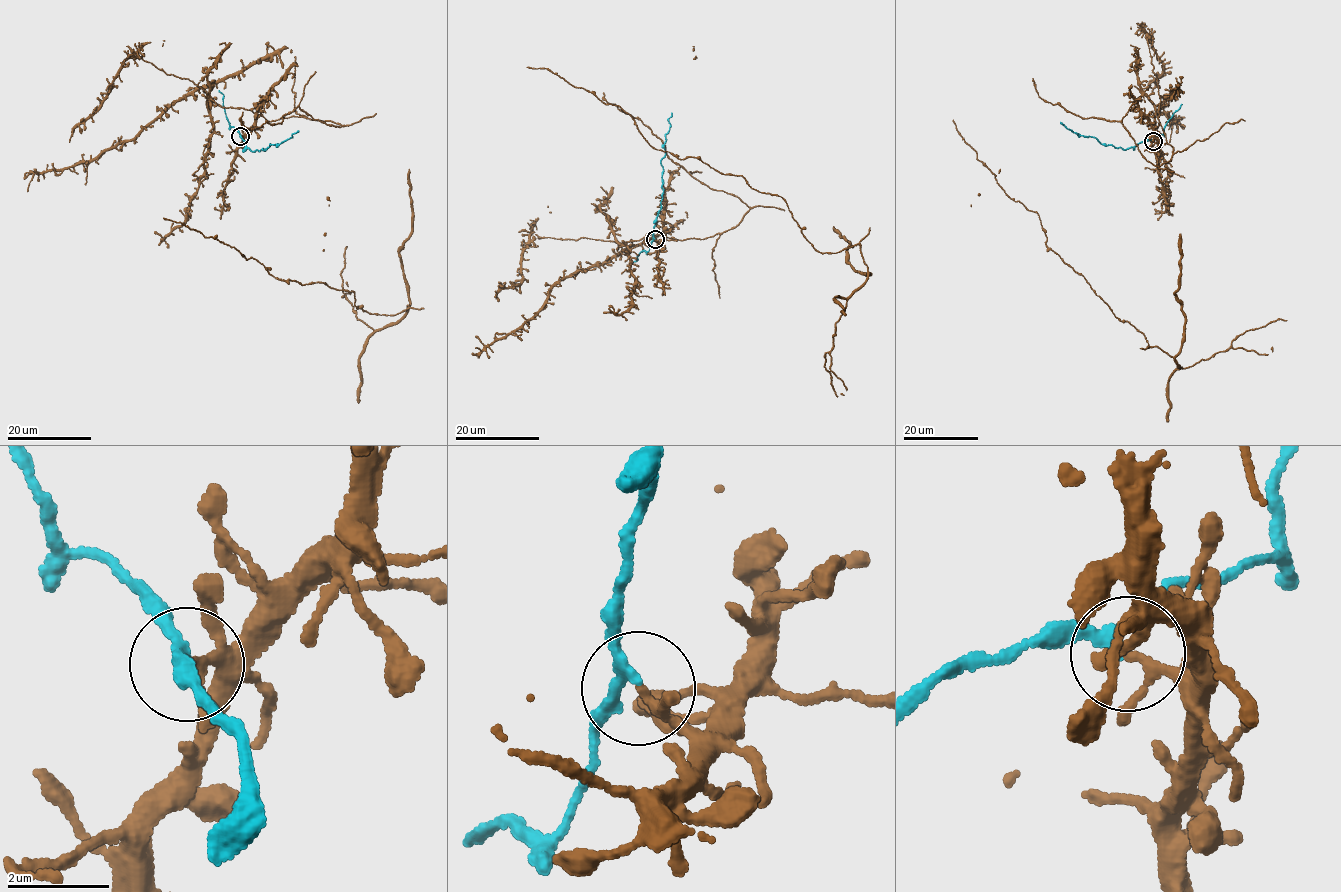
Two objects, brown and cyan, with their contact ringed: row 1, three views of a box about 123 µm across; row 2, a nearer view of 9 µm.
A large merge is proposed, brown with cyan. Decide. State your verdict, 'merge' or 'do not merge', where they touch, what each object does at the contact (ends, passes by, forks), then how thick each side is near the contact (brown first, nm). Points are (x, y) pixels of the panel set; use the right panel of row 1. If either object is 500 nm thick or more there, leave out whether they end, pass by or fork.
do not merge; at (1153, 141); brown passes by; cyan passes by; 140 nm thick on the brown side, 200 nm on the other

